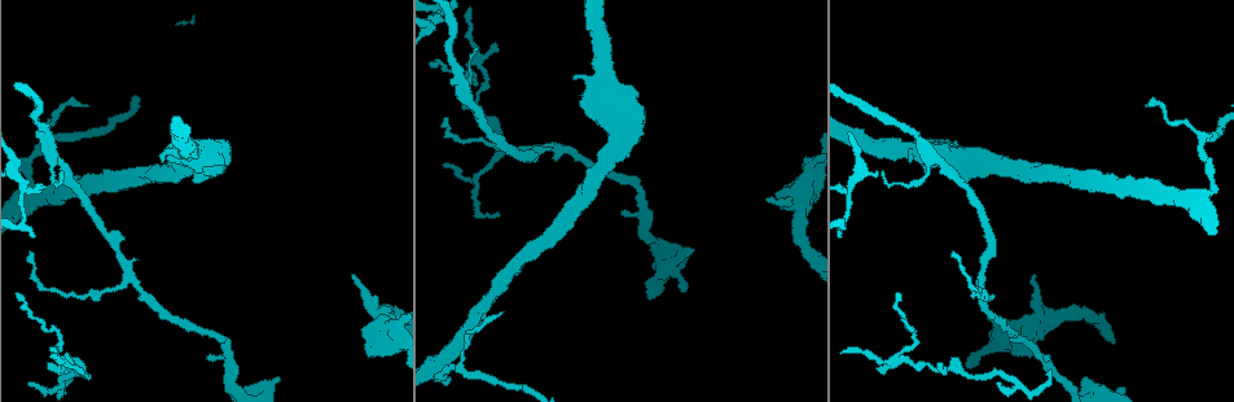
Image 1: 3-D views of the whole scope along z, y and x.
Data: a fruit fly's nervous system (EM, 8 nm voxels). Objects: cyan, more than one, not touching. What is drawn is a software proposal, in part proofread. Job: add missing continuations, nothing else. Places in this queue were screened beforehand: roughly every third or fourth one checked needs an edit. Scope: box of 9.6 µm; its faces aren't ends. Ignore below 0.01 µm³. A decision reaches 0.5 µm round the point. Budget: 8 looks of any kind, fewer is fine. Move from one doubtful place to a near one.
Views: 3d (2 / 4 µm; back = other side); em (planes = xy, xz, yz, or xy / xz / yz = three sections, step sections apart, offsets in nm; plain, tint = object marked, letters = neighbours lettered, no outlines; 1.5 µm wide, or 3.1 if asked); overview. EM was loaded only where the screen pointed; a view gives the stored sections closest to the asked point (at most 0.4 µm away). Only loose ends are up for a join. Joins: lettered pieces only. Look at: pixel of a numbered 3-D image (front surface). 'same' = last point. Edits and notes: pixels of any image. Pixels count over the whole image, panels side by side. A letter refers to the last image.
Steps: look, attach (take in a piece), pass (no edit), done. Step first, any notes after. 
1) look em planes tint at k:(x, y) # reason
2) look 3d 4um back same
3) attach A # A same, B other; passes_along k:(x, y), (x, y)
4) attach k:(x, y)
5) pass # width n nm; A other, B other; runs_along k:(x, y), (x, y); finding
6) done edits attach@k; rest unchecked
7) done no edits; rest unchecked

look 3d 4um at 1:(768, 199) # branch stops here

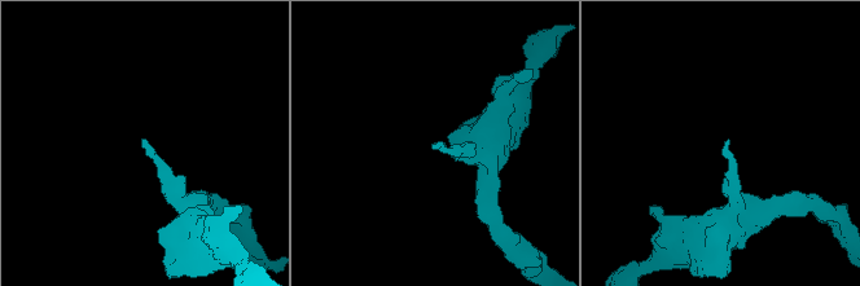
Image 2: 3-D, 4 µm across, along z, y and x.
look em planes letters at 2:(729, 142) # now the EM

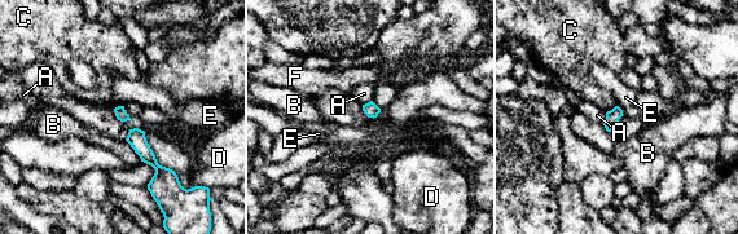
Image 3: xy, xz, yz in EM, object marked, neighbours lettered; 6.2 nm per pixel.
pass # A other, B other, C other, D other, E other, F other; border 3:(123, 105), (113, 109); no lettered piece goes on from it

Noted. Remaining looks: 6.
look 3d 2um at 1:(685, 290) # branch stops here

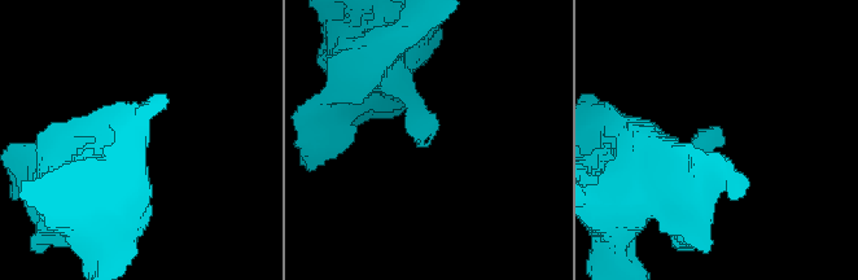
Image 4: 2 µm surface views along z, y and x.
look em planes tint at 4:(721, 137) # shape alone is not enough

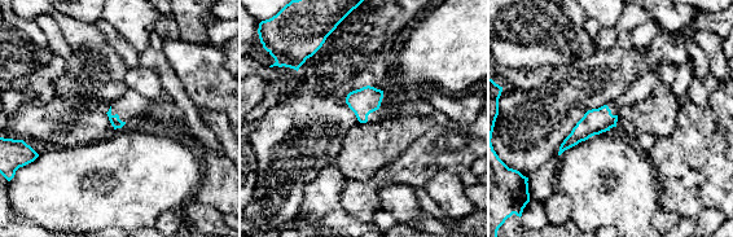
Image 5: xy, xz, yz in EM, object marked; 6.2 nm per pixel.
look em planes letters same

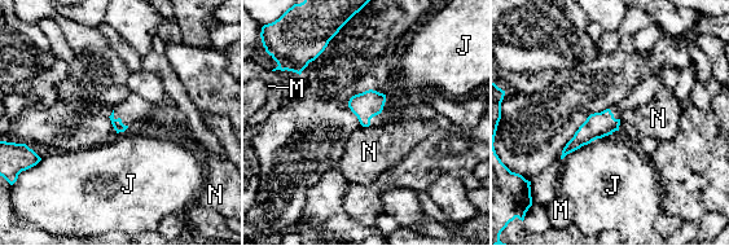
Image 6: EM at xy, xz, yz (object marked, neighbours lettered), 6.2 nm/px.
pass # J other, M other, N other; border 6:(620, 119), (618, 130); none of them fits

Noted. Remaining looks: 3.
look 3d 4um at 1:(497, 214) # tapers out

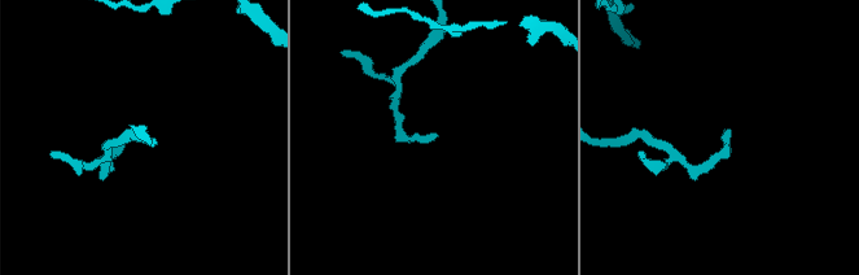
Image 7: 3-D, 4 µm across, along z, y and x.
look em planes letters at 7:(725, 132)

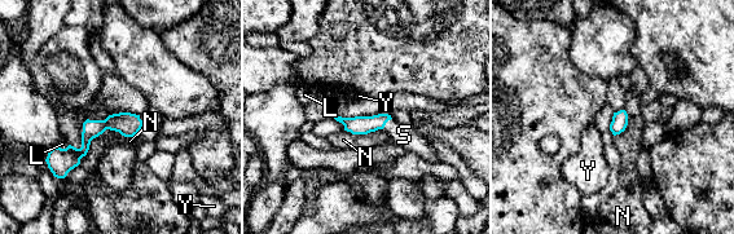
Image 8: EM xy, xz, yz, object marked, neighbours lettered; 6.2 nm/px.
attach S # width 100 nm; longest_contact N 240 nm; L other, N other, S same, Y other; the neuron continues

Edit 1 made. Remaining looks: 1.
done edits attach@8; rest unchecked

